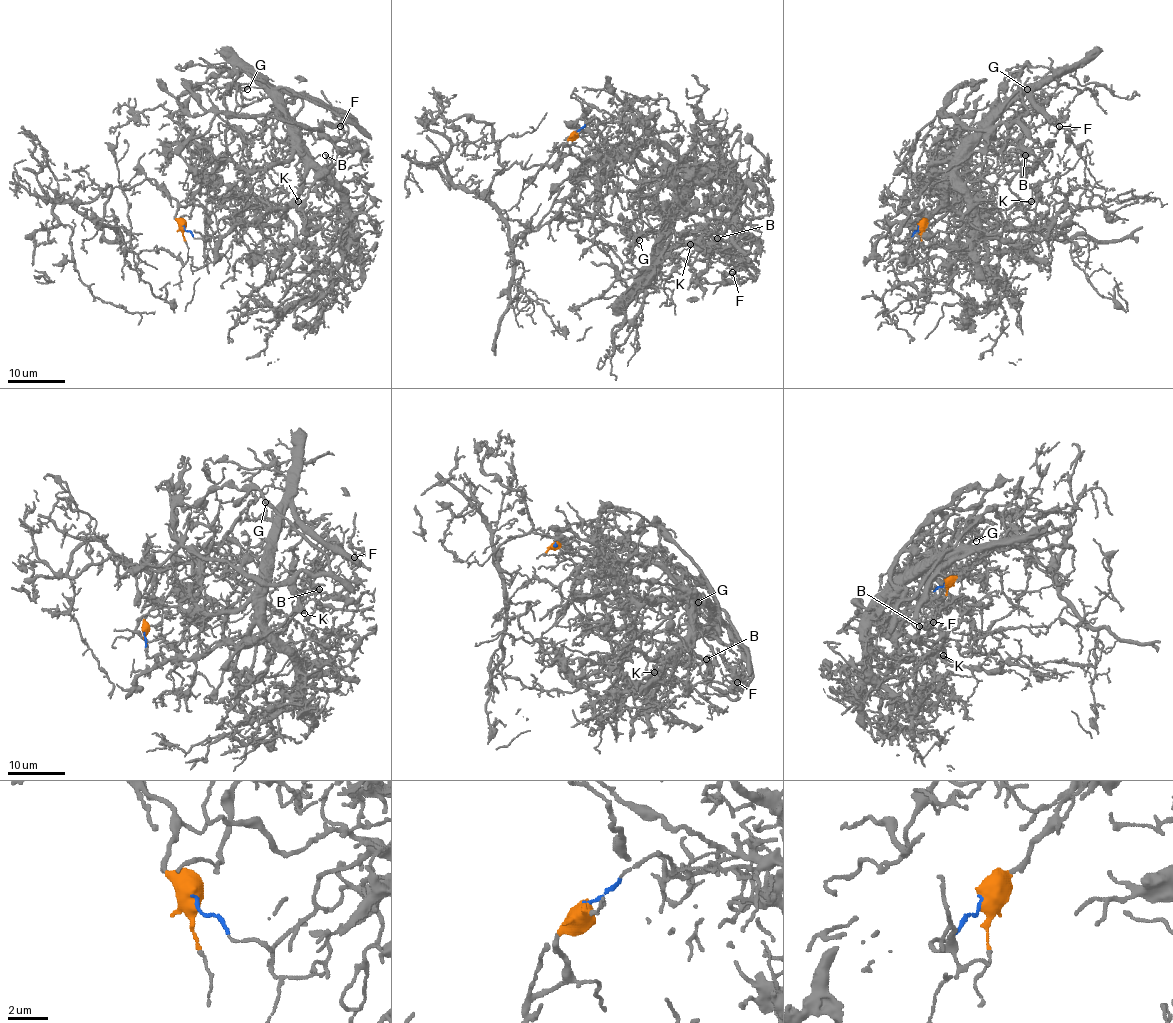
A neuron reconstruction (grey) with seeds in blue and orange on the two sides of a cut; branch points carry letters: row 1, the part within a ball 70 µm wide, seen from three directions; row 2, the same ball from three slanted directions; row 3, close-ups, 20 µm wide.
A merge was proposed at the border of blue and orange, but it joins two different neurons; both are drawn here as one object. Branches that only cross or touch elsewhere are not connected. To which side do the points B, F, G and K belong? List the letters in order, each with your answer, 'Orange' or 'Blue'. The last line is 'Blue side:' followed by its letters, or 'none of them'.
B: Blue
F: Blue
G: Blue
K: Blue
Blue side: B, F, G, K

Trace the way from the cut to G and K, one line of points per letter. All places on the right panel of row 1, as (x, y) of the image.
G: (919, 227), (904, 239), (910, 236), (907, 214), (920, 221), (949, 207), (952, 167), (1027, 89)
K: (919, 227), (904, 239), (907, 214), (949, 207), (956, 155), (1020, 88), (1054, 136), (1024, 169), (1031, 202)

